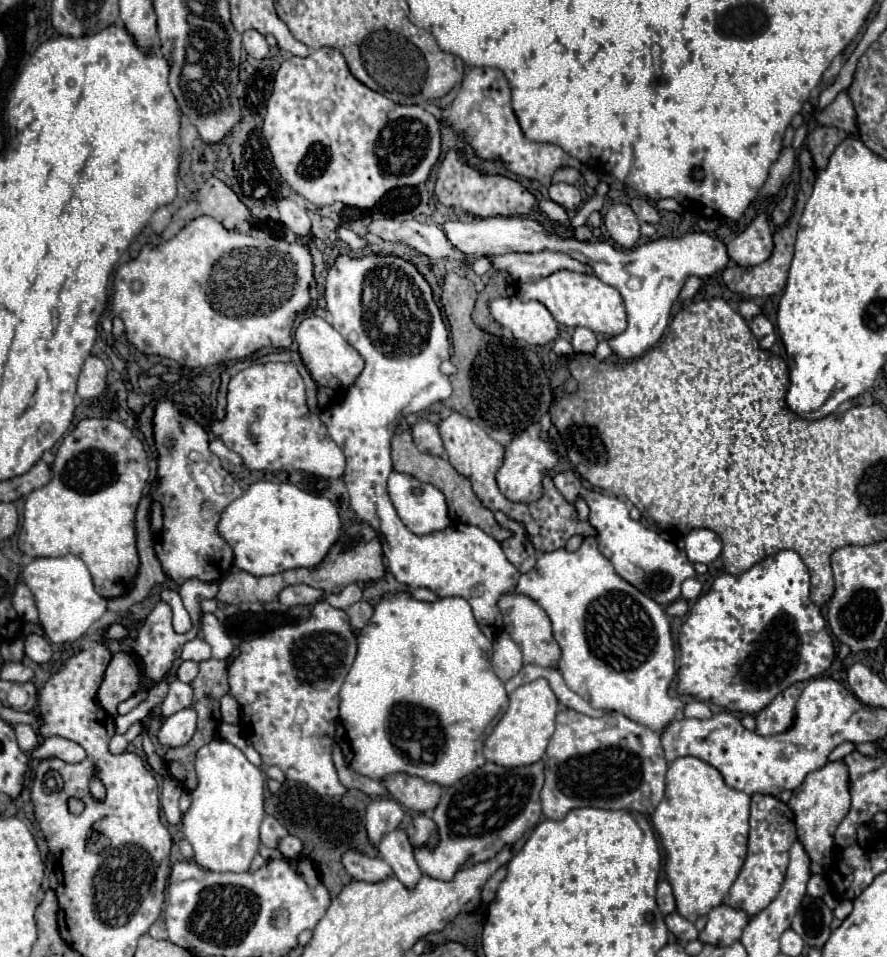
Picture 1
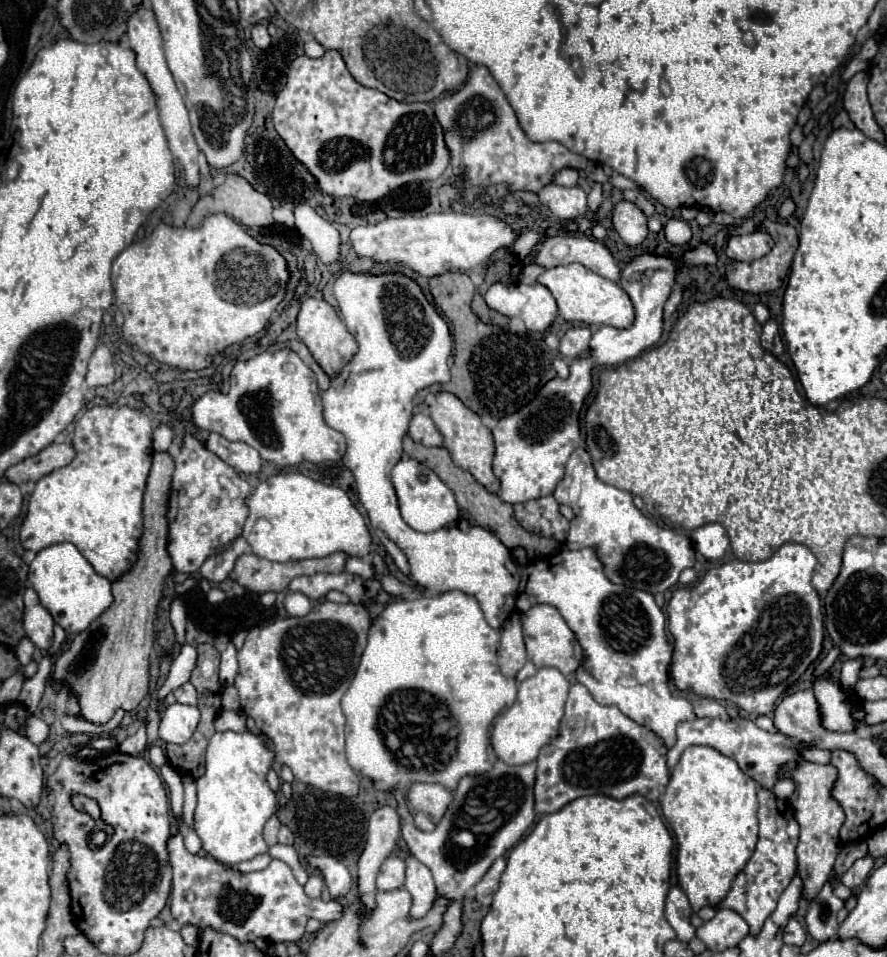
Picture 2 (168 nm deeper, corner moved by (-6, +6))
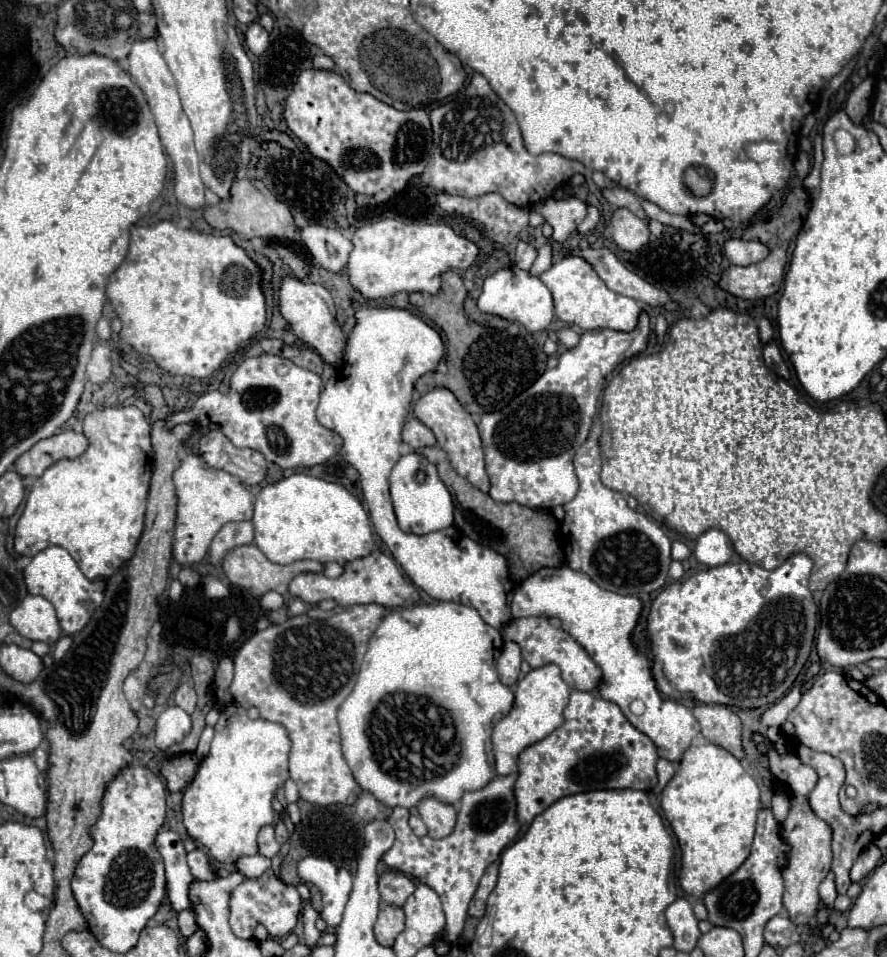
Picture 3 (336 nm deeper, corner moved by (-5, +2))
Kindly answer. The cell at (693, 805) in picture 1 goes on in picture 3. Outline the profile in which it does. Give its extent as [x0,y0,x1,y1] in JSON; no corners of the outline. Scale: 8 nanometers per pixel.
[661,744,761,896]

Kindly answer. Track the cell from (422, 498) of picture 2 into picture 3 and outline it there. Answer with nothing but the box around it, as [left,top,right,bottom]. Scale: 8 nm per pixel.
[391,452,453,534]

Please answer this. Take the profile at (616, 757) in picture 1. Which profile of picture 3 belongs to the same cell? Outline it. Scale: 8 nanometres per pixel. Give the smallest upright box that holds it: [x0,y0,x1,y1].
[513,690,657,826]

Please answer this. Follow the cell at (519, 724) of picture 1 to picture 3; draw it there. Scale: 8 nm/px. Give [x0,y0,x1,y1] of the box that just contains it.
[493,664,571,776]

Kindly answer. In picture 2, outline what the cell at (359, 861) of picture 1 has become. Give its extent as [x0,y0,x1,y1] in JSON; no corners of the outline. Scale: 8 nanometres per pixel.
[376,854,404,890]

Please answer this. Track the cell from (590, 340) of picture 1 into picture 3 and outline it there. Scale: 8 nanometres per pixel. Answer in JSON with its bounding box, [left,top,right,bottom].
[557,328,579,348]

